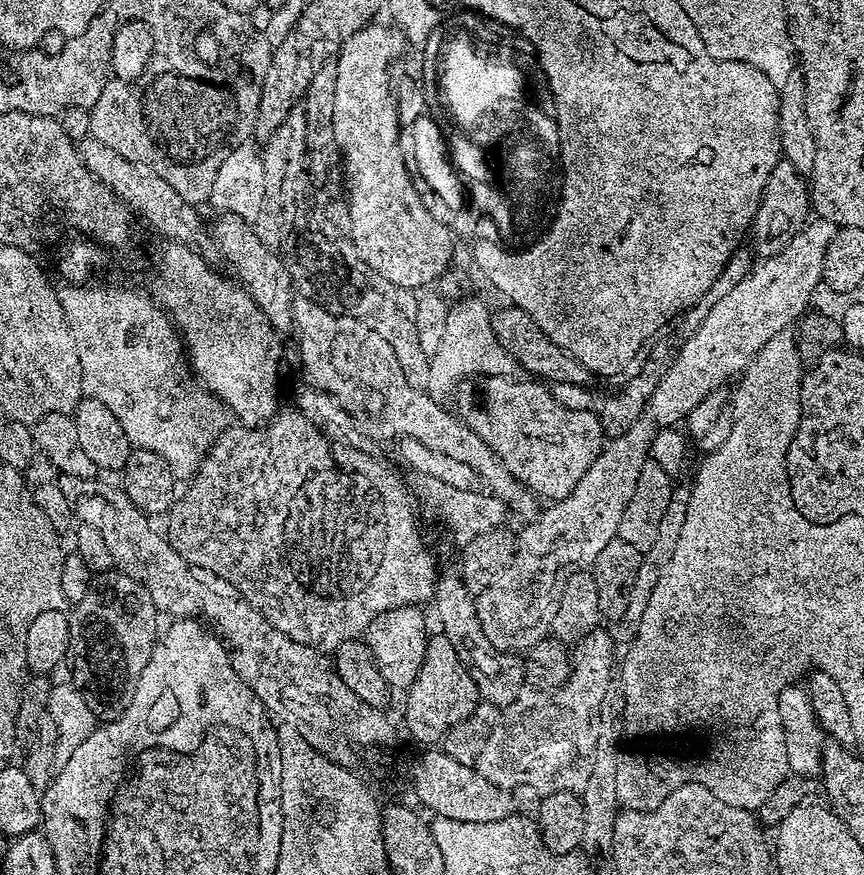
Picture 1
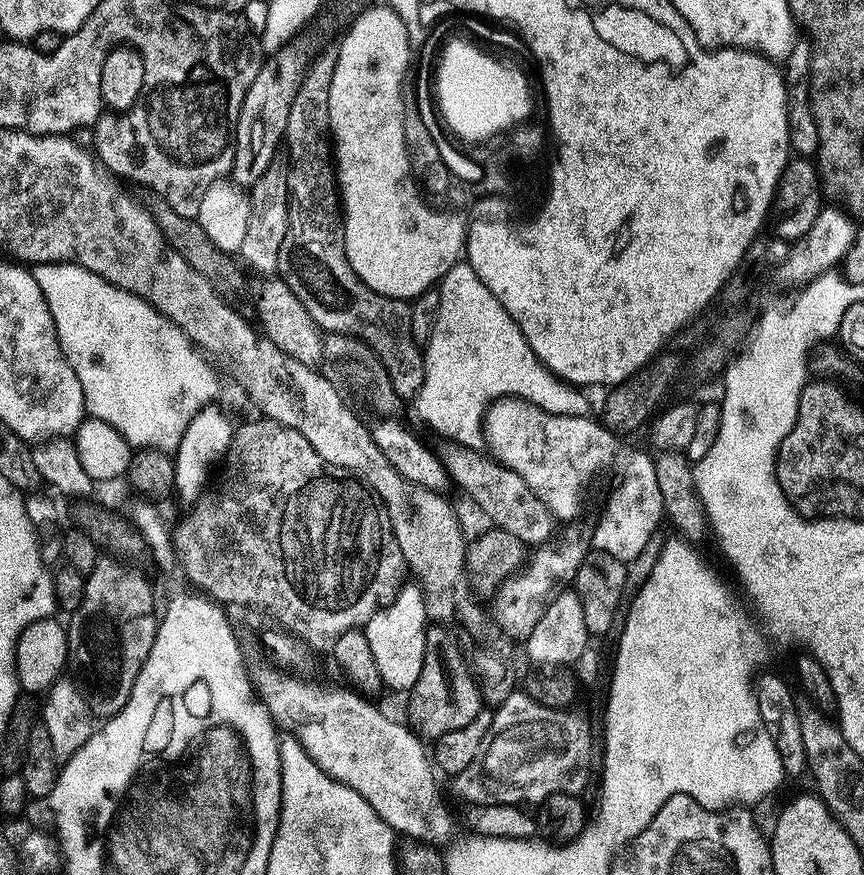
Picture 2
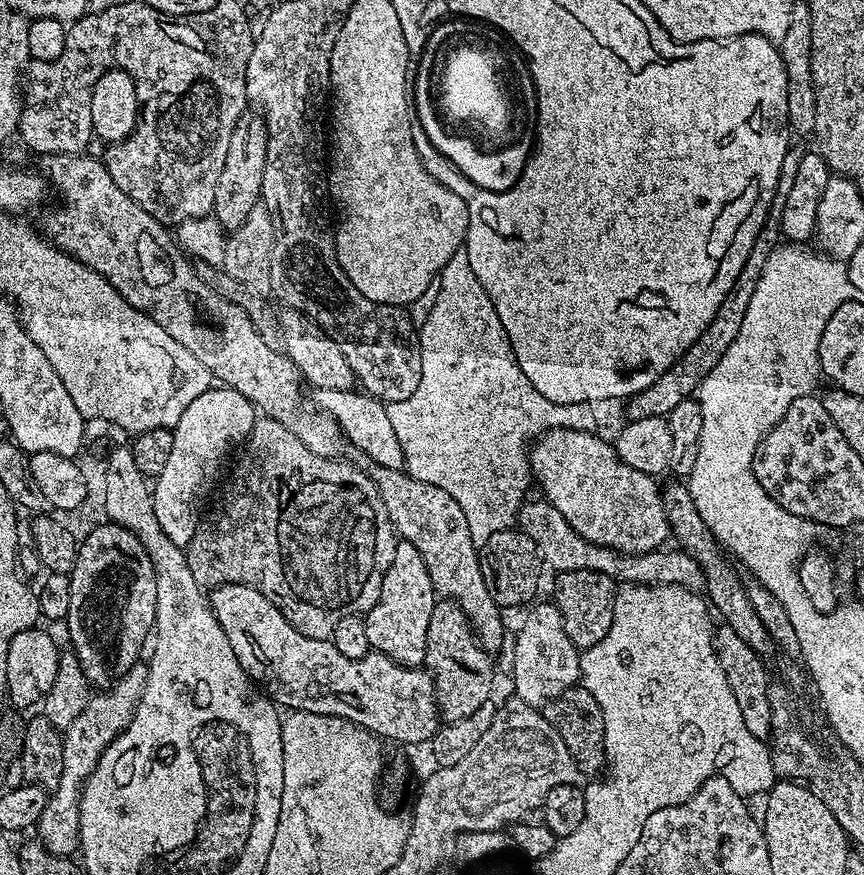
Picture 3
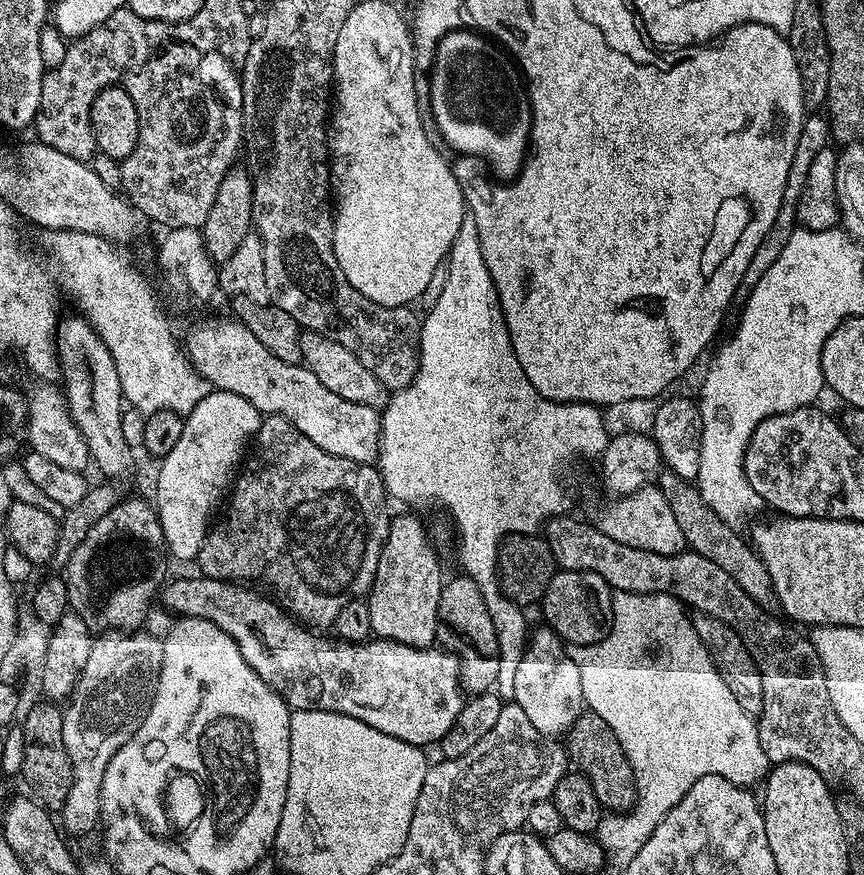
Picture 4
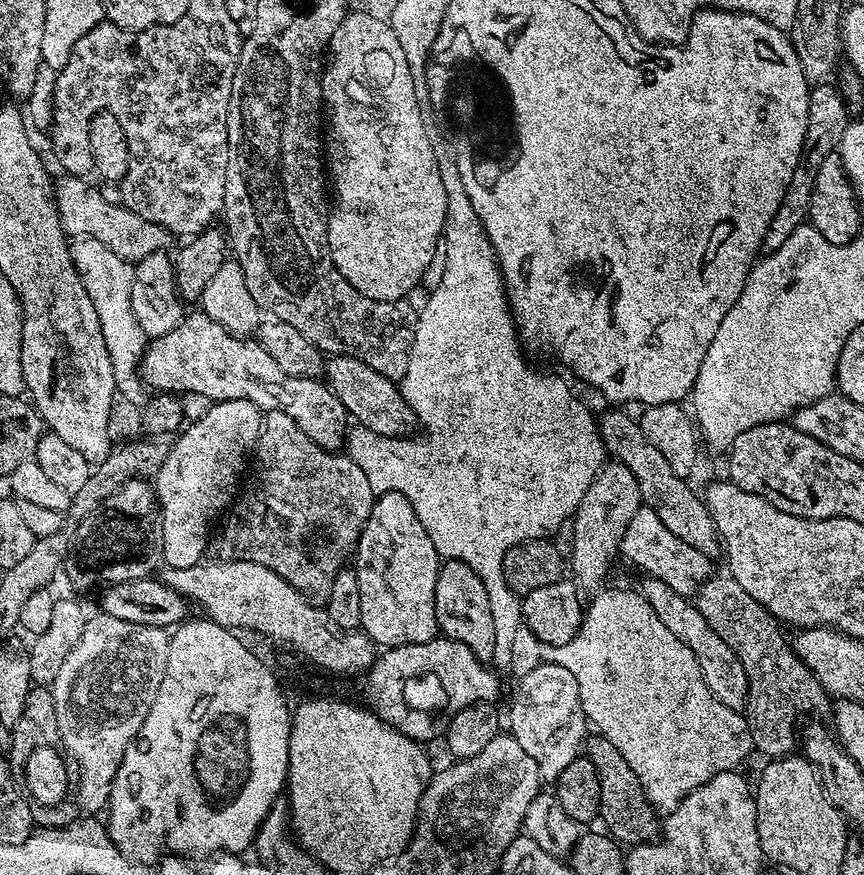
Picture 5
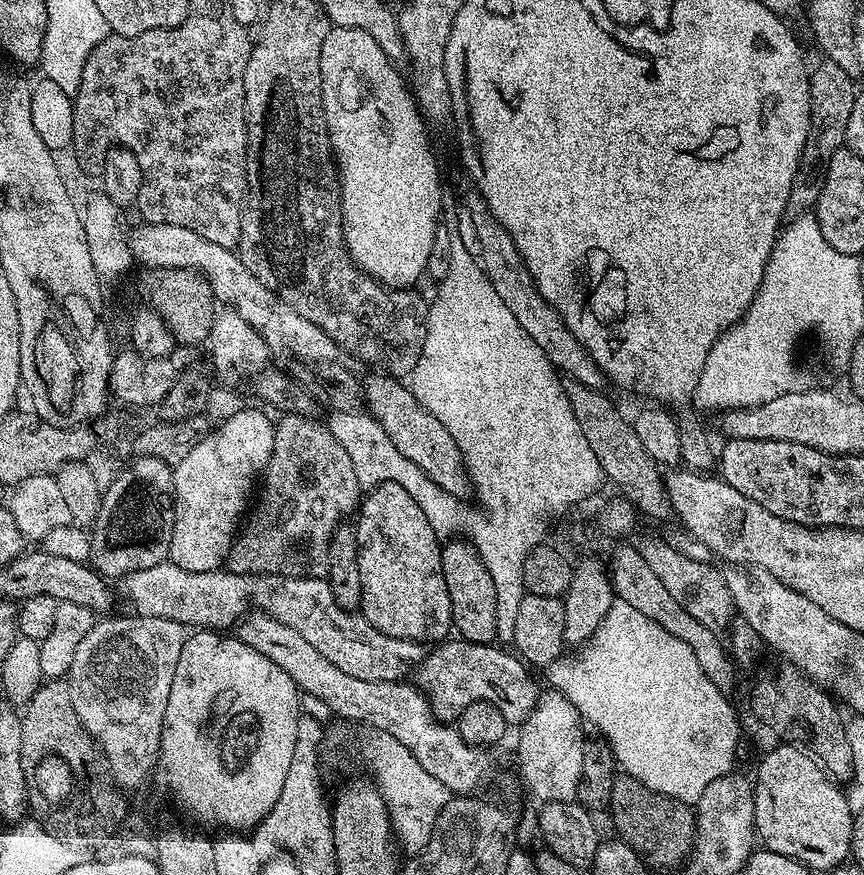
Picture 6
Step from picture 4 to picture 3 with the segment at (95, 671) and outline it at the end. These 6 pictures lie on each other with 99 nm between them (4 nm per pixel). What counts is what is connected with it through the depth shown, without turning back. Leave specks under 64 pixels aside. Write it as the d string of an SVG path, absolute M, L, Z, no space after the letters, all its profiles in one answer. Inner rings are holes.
M138 662L128 673L117 680L111 688L100 690L89 699L82 714L66 729L64 749L62 750L62 782L48 797L45 810L38 823L38 839L50 854L66 856L77 855L80 847L80 790L88 775L96 768L96 763L109 746L120 737L135 714L144 693L144 683L148 669Z

